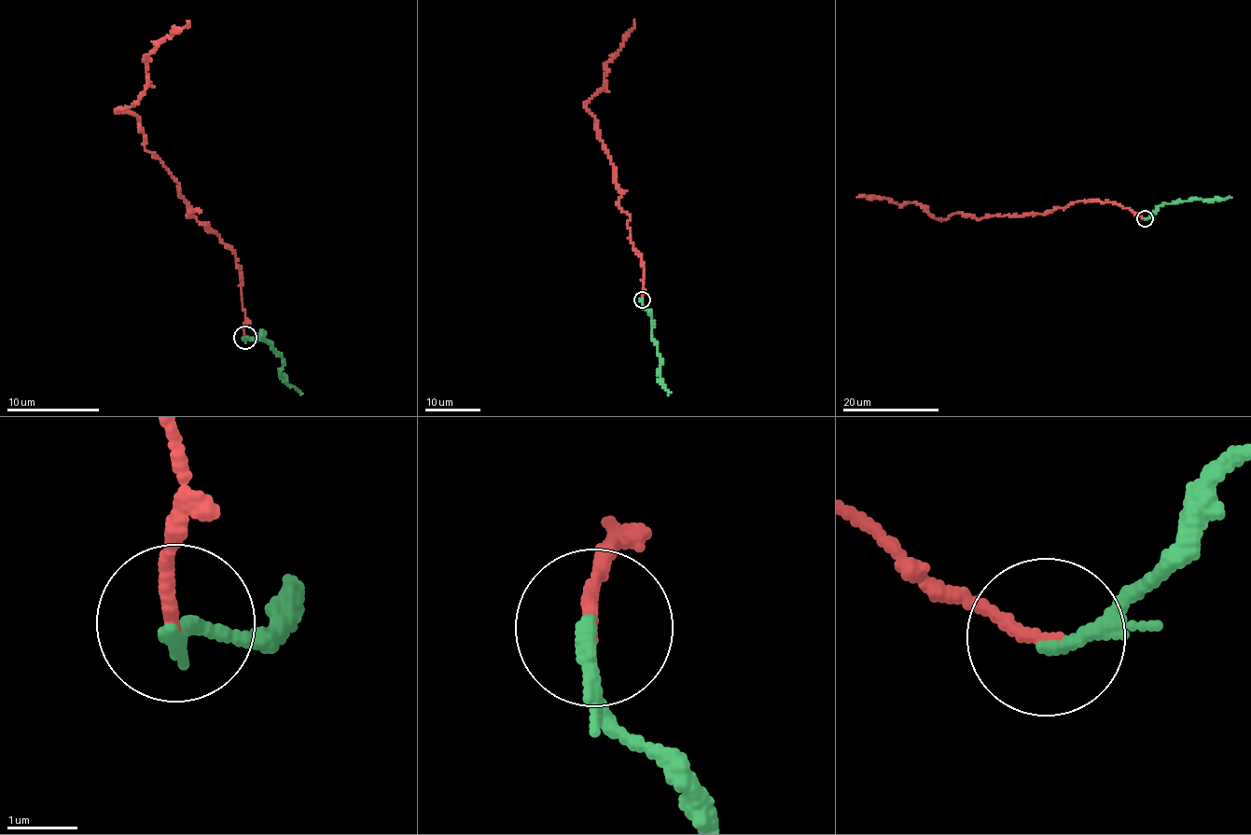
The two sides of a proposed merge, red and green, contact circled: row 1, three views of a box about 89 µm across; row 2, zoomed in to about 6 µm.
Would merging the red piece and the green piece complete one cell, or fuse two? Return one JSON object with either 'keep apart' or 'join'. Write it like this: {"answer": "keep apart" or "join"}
{"answer": "join"}

